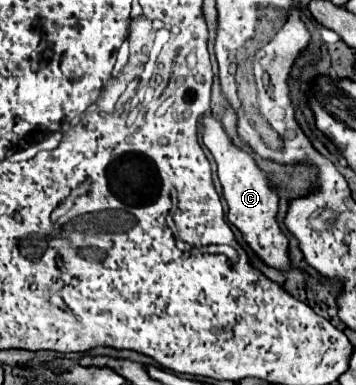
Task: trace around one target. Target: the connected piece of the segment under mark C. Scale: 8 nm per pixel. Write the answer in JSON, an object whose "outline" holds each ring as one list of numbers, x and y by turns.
{"outline":[[210,115,204,117,204,145,212,151,216,163,218,163,218,177,224,189,224,199,230,207,228,211,228,221,232,225,236,225,242,233,246,243,262,257,264,263,268,263,270,267,278,267,278,269,286,269,290,267,288,261,288,239,286,235,282,235,278,223,276,223,276,211,278,211,278,197,272,191,272,185,268,183,266,175,256,167,254,159,250,157,250,153,234,147,230,143,230,139,226,137,222,123]]}

